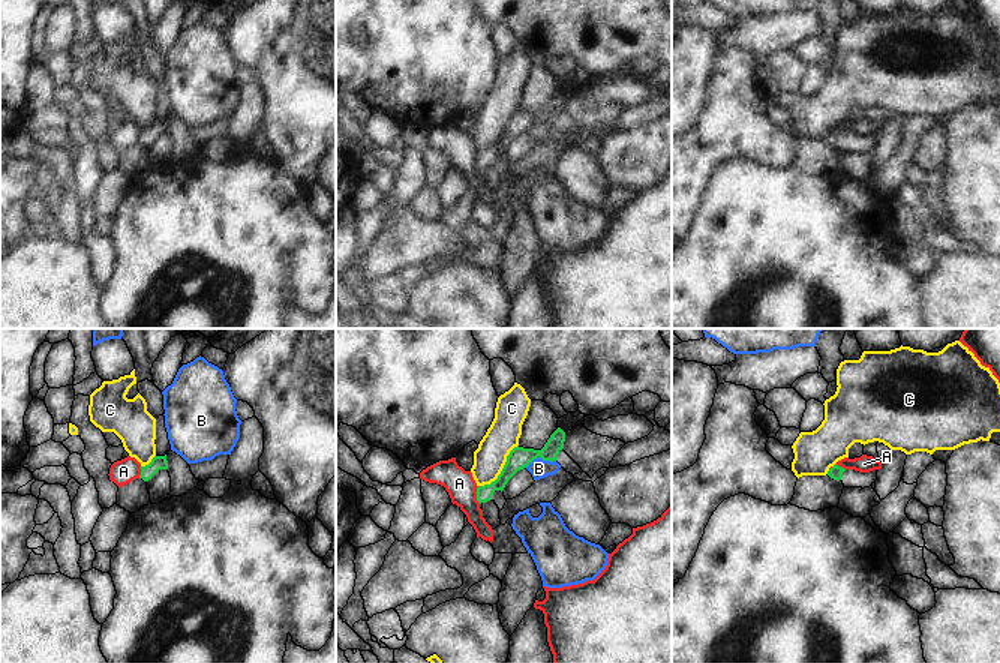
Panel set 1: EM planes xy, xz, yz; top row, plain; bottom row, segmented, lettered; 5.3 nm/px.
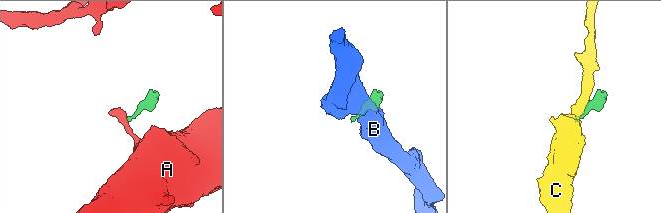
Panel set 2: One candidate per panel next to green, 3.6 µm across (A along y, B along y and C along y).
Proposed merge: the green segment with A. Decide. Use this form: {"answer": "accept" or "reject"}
{"answer": "reject"}

